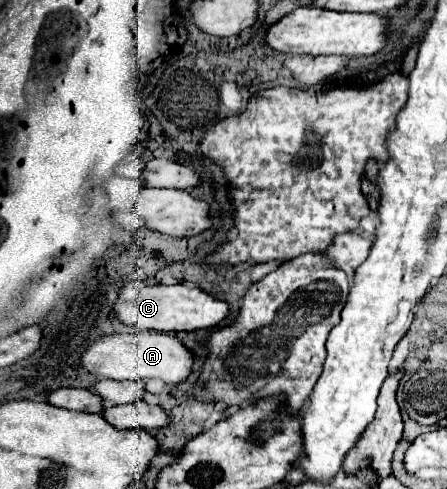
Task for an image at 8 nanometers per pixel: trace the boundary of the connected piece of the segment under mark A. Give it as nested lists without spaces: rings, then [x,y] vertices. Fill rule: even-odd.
[[[136,332],[136,334],[112,334],[96,340],[84,354],[82,366],[96,378],[112,380],[150,380],[160,378],[168,384],[186,382],[192,372],[194,354],[172,334],[160,332]]]

